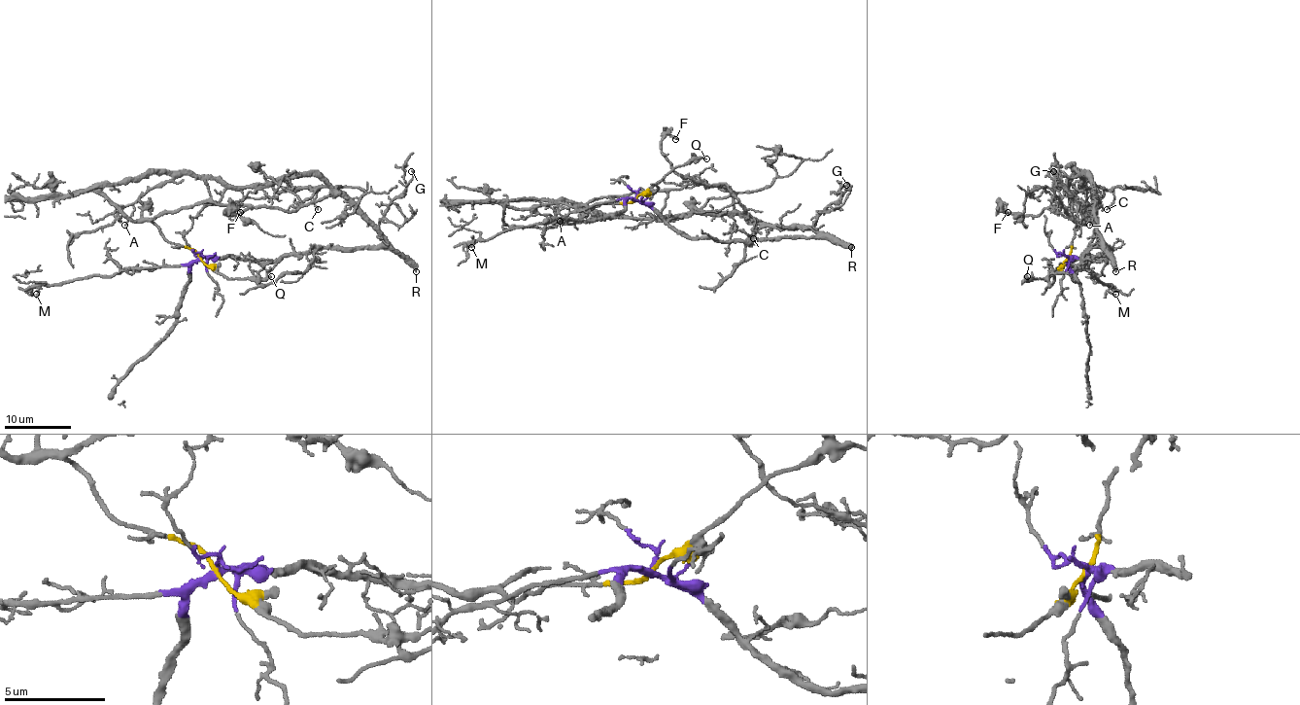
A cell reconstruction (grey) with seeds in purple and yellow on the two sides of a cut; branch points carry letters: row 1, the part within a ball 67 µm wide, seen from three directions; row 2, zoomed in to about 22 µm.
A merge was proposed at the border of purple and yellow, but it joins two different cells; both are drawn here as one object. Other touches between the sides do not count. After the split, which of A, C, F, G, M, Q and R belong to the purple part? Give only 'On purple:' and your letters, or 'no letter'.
On purple: A, C, G, M, R

